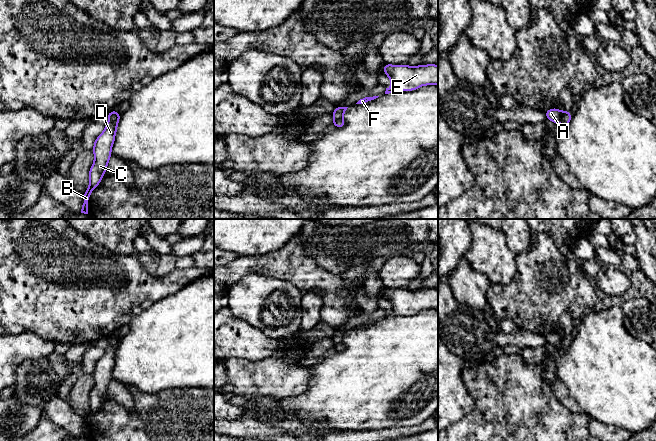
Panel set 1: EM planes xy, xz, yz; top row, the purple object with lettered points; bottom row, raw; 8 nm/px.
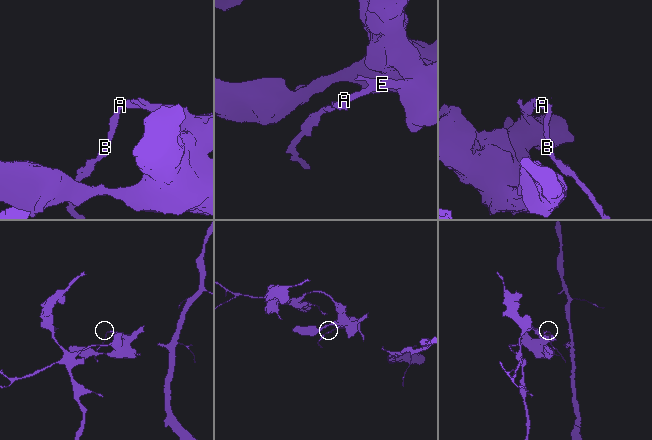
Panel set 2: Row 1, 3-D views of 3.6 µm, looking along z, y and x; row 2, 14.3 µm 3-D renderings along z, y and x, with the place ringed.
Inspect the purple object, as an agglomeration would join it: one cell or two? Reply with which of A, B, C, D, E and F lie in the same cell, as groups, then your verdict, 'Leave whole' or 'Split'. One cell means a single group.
Groups: A E F / B C D. Split

